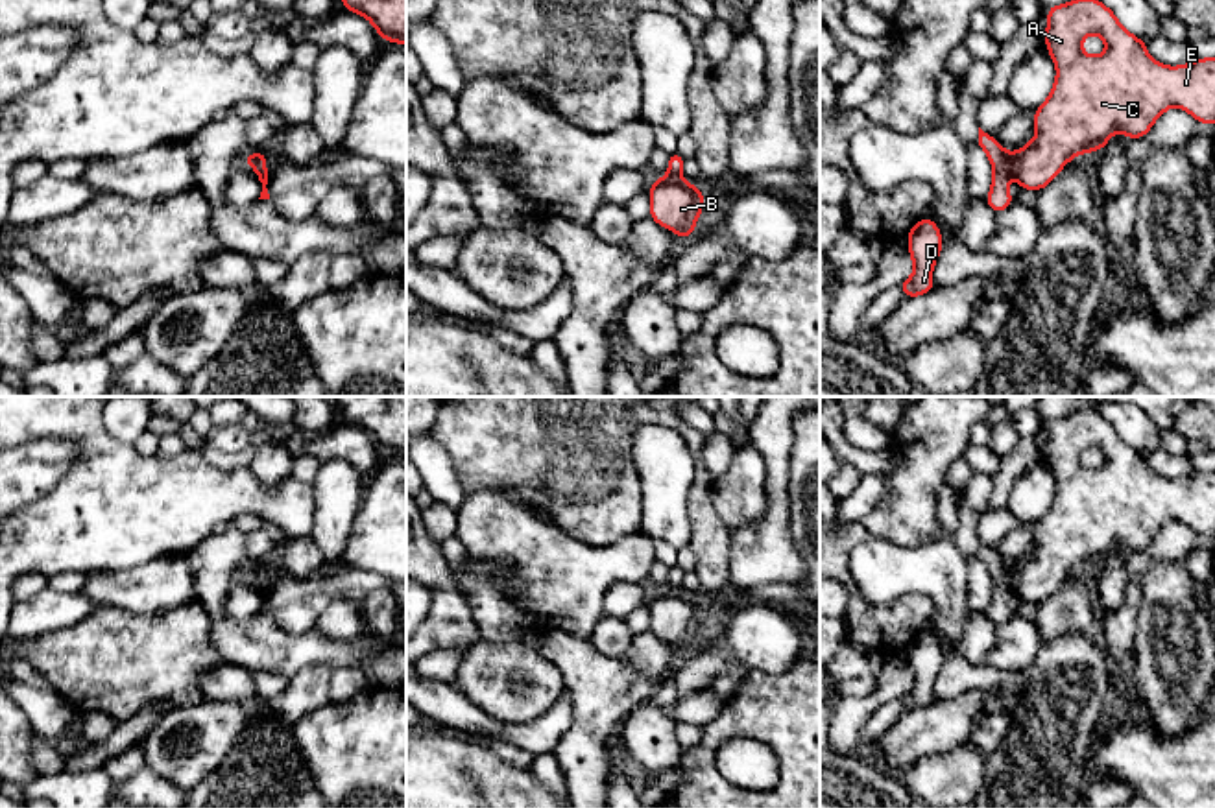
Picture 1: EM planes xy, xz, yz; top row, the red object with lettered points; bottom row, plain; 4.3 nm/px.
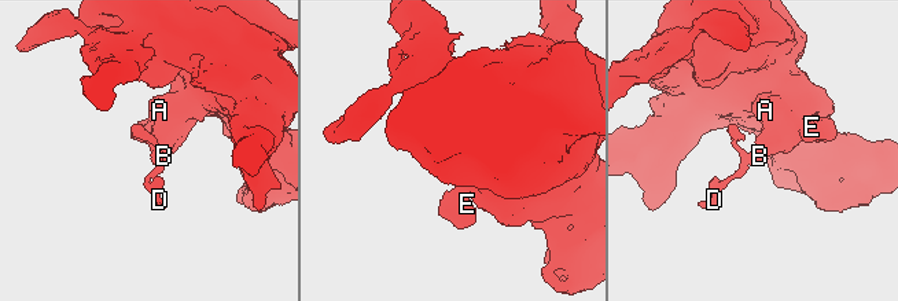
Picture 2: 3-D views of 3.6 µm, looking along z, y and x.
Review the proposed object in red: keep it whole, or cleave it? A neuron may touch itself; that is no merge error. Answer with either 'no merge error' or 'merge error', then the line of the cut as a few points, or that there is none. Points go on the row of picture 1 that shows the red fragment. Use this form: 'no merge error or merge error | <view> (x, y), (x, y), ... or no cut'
merge error | yz (1012, 154), (1014, 172)

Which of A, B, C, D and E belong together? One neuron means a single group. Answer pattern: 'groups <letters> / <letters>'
groups A B C E / D

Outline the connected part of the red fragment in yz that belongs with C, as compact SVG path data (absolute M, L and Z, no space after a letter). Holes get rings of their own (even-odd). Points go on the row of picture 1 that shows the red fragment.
M1071 0L1047 7L1047 52L1056 66L1049 98L1034 111L1036 135L1019 148L1014 177L1023 190L1041 190L1077 155L1101 151L1115 131L1130 140L1145 137L1154 122L1171 107L1187 111L1198 124L1215 124L1215 57L1193 59L1167 66L1152 59L1147 42L1123 28L1101 0ZM1101 35L1106 50L1088 55L1082 41Z

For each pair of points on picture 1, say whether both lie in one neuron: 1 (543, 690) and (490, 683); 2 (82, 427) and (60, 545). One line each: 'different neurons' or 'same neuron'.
1: same neuron
2: same neuron

